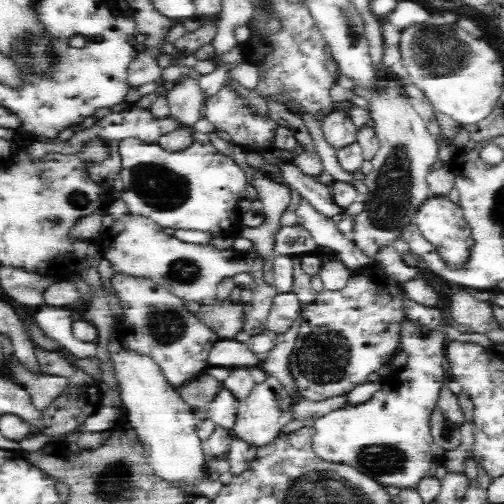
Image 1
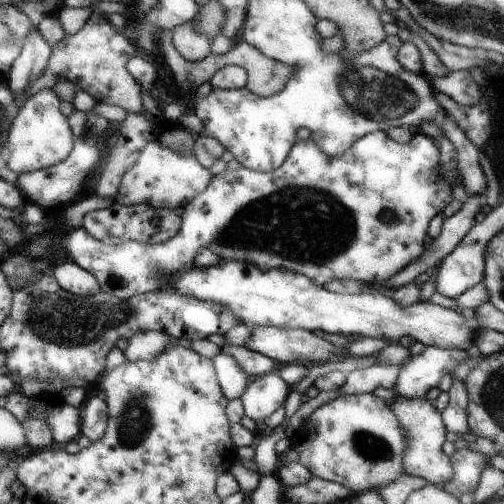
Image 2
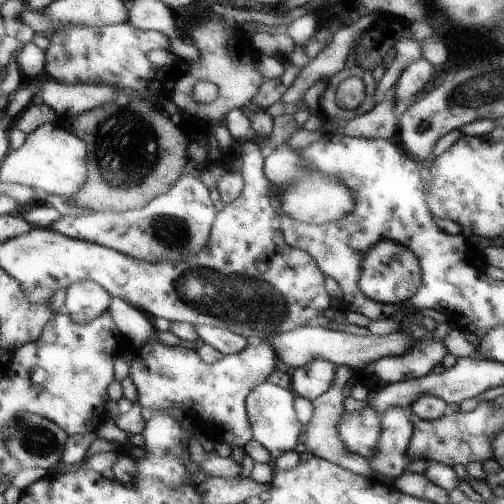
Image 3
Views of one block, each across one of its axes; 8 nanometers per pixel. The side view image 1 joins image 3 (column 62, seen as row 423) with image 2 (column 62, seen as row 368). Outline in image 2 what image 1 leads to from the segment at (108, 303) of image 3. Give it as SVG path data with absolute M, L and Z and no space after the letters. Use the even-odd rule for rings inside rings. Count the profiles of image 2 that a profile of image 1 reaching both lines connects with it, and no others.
M59 262L51 272L59 280L61 288L65 288L67 292L71 292L75 296L93 298L103 292L101 280L97 280L95 274L77 266L75 262Z

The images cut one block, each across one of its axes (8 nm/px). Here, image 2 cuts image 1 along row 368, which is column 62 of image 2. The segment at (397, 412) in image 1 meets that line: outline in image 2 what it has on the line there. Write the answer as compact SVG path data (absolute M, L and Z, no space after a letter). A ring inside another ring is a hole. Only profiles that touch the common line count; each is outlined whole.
M69 404L51 406L49 426L53 428L55 440L57 440L57 442L63 442L63 444L77 442L79 434L83 434L81 412L79 412L75 406L69 406Z

